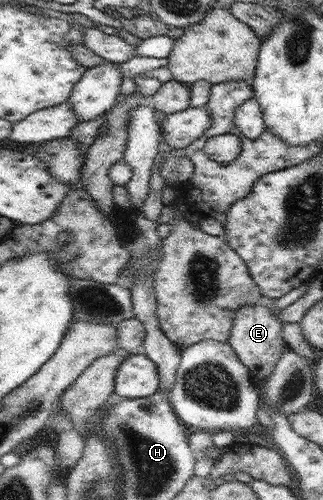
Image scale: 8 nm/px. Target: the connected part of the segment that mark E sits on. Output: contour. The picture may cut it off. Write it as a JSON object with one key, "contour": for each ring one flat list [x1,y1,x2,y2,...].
{"contour":[[243,305,235,311,227,342,258,383,272,374,281,355,289,350,281,335,282,323,277,315,271,313,271,306]]}

